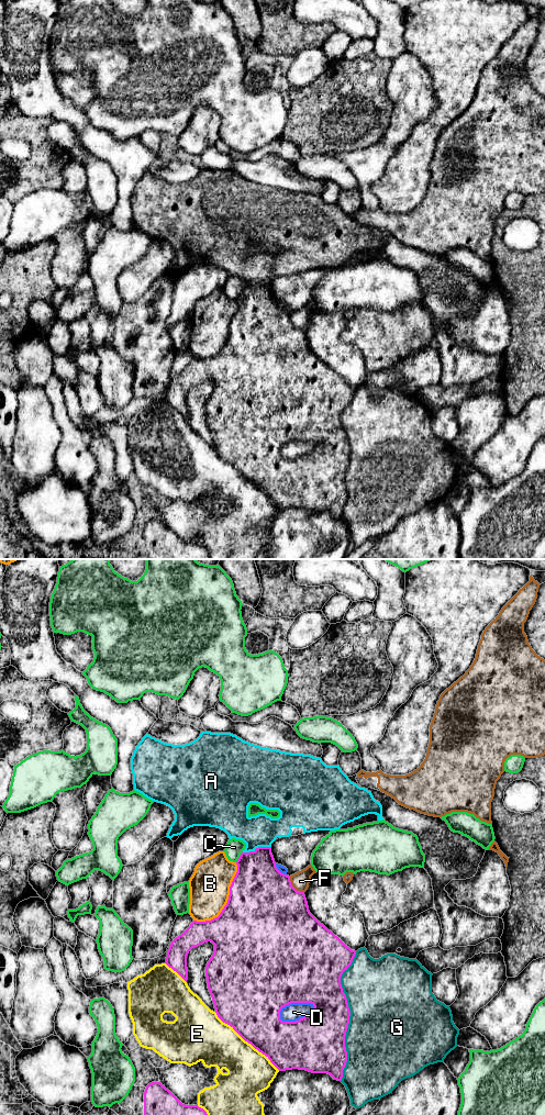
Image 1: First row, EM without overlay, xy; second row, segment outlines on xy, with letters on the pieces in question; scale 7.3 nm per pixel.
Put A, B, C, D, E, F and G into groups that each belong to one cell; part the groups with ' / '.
A / B / C / D / E / F / G

